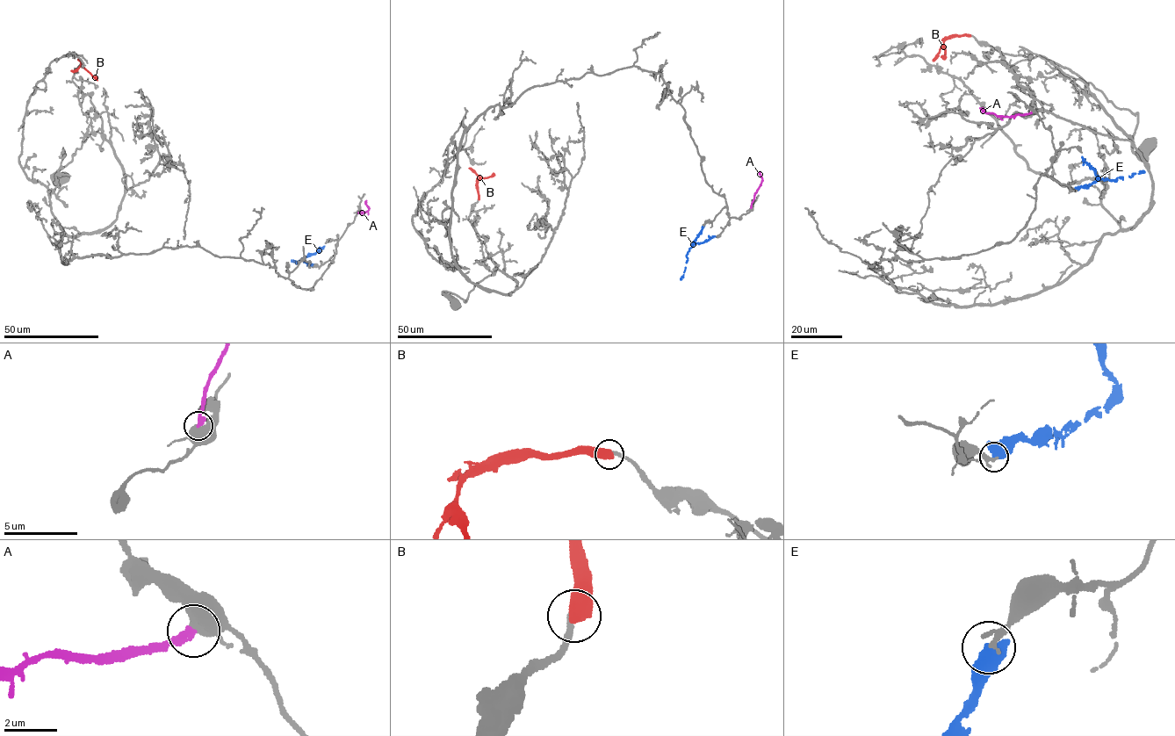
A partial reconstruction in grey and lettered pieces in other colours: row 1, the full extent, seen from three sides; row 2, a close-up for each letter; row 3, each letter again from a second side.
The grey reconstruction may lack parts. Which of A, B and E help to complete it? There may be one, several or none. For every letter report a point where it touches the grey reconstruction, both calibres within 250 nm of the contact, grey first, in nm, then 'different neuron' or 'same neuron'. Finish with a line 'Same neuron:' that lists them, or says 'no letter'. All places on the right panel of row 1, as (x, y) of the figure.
A: (1032, 111) | 550/280 nm | different neuron
B: (969, 35) | 240/650 nm | different neuron
E: (1076, 190) | 280/650 nm | different neuron
Same neuron: no letter

